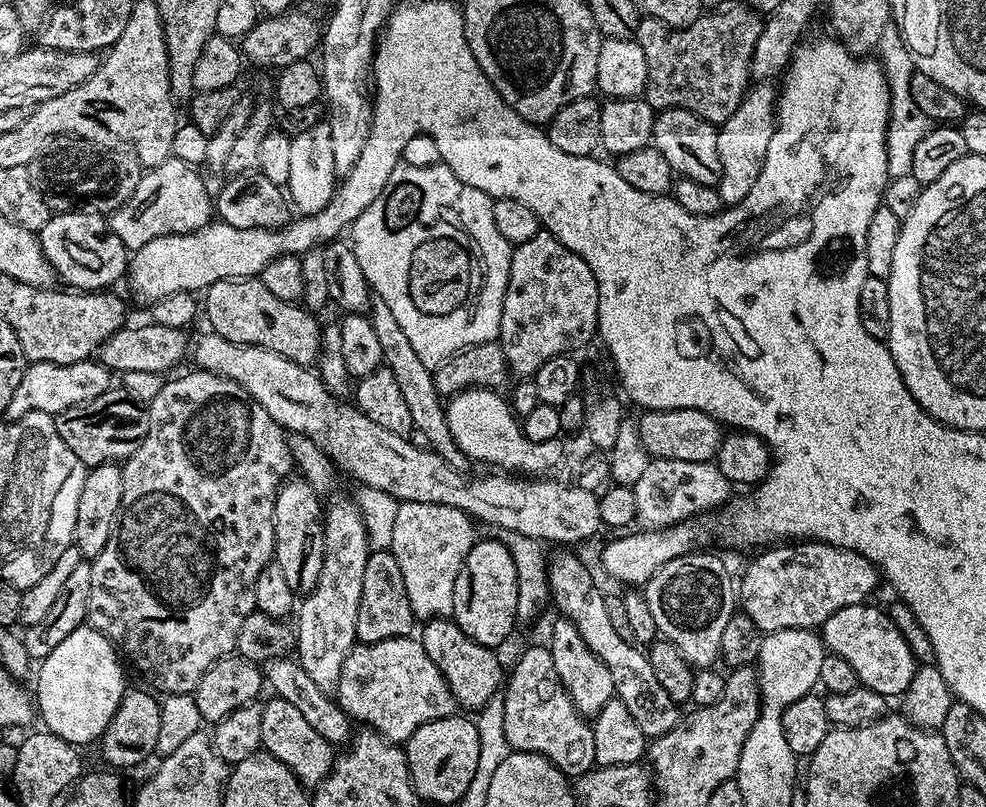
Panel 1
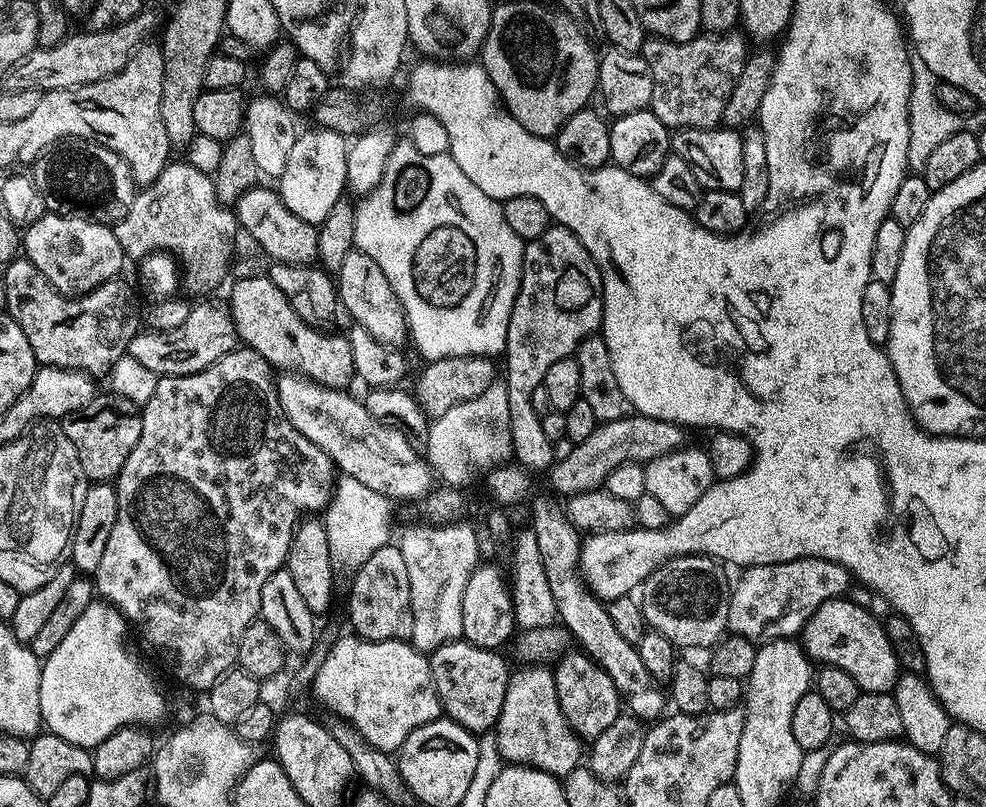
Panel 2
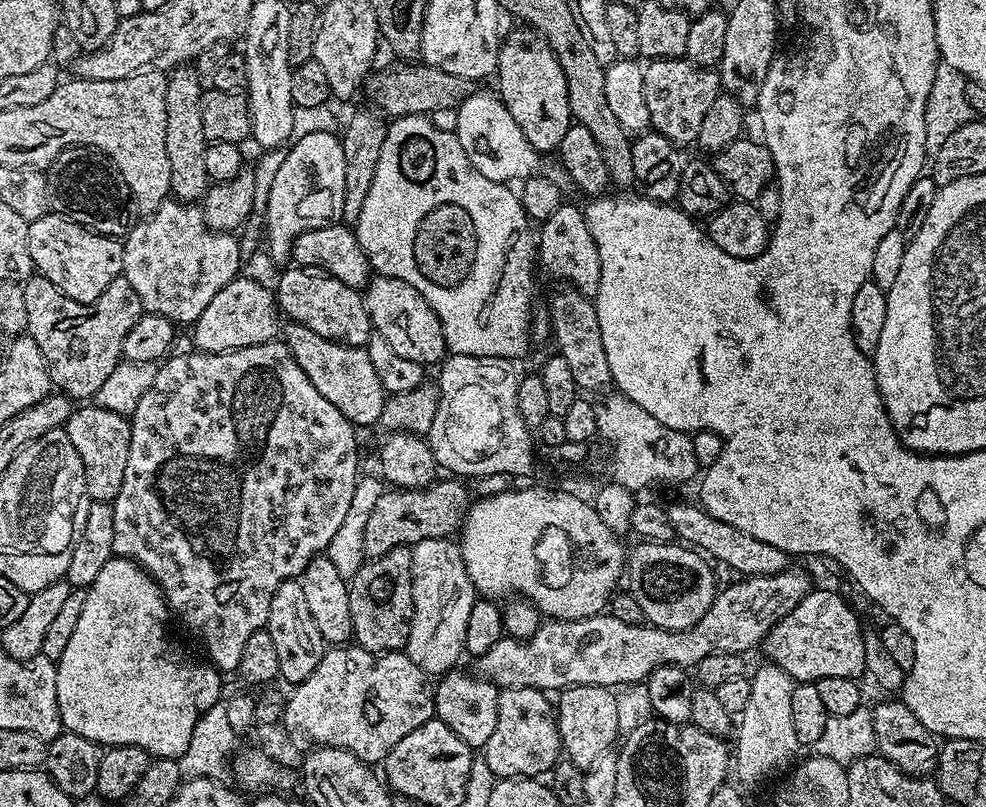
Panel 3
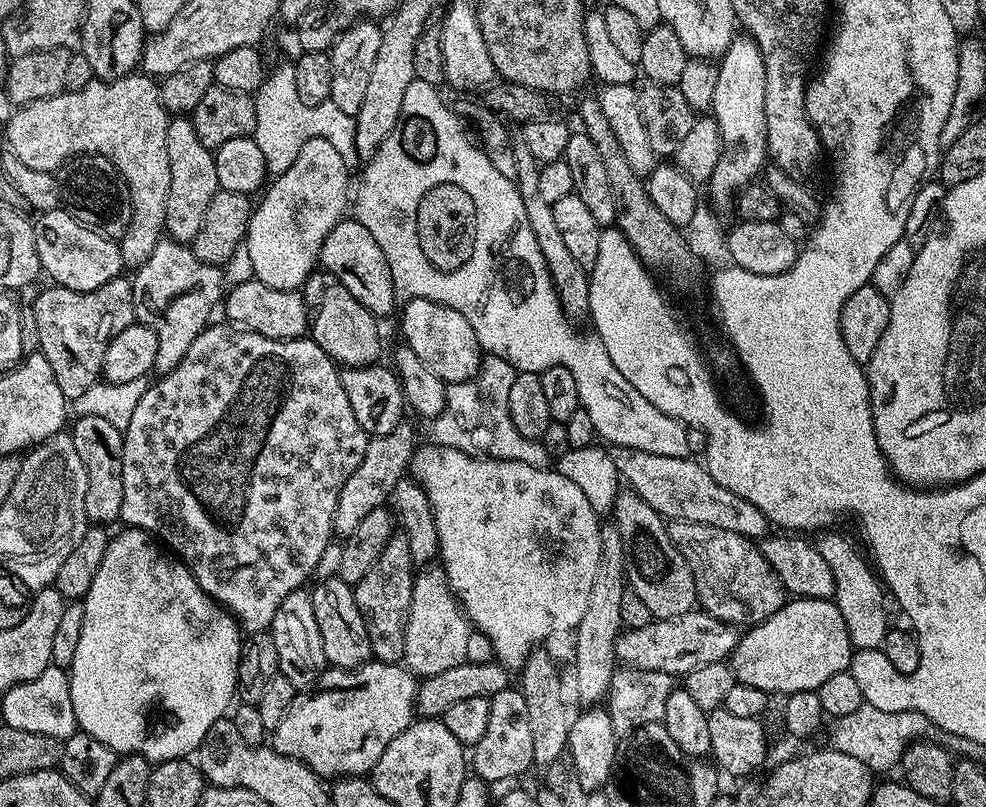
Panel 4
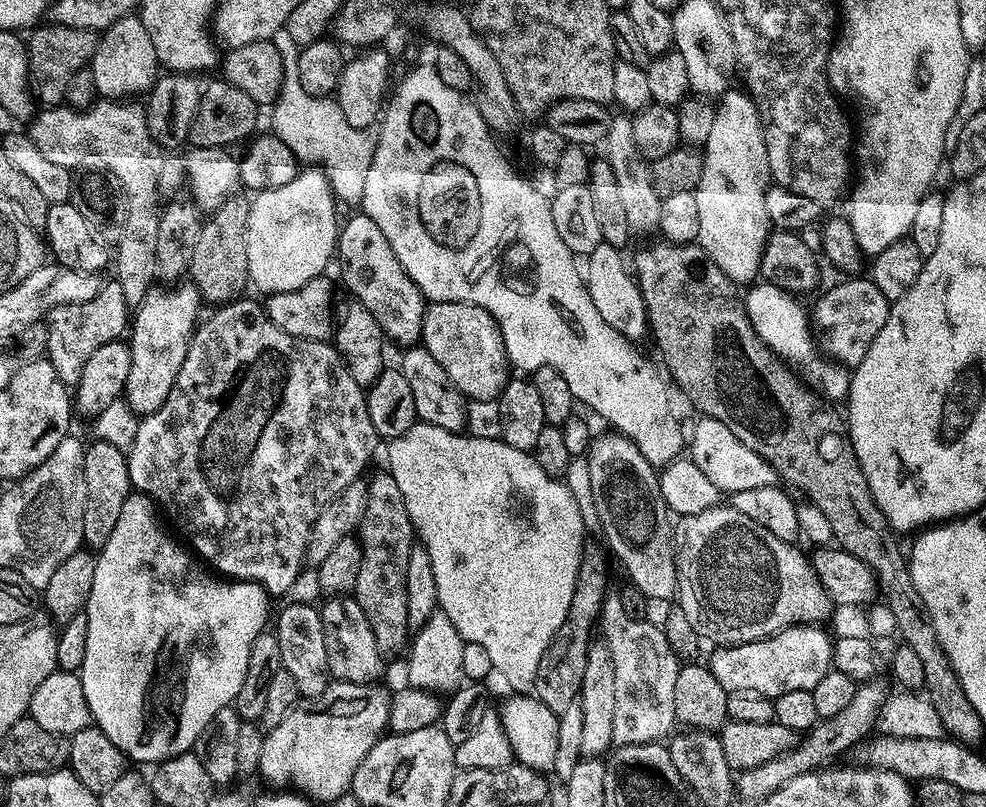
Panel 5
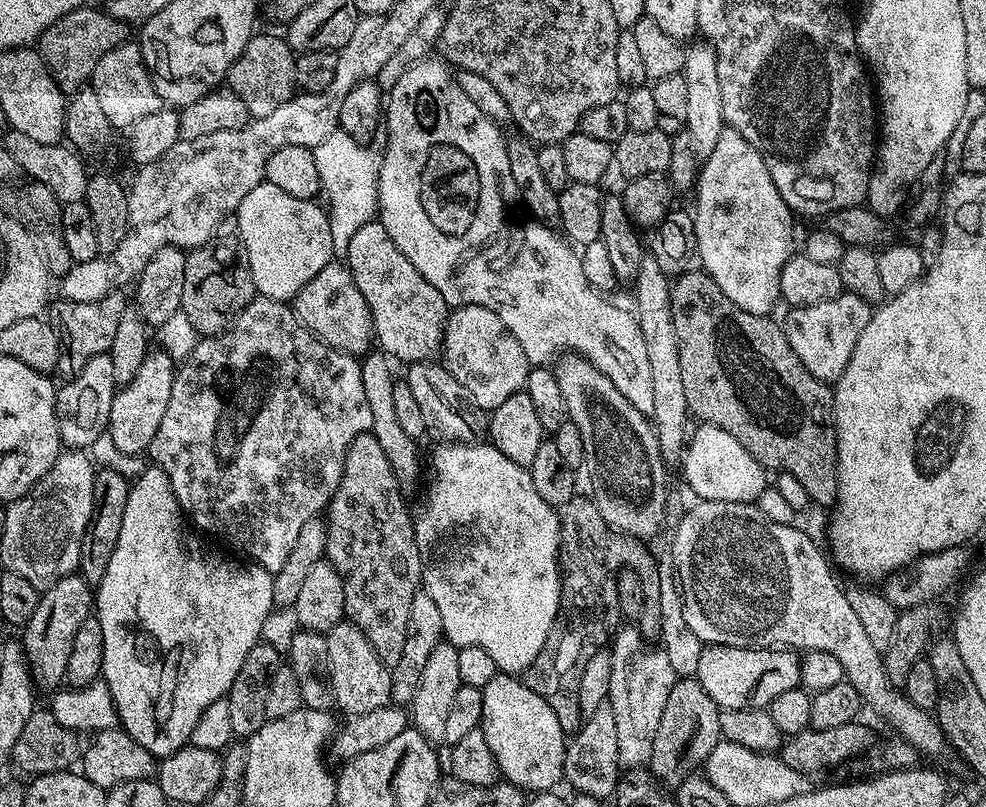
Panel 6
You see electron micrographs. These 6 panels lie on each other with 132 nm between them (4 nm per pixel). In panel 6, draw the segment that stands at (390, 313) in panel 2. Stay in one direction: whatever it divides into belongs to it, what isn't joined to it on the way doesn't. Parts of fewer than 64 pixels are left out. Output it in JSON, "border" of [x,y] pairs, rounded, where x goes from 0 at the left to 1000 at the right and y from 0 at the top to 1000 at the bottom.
{"border":[[[475,377],[461,383],[450,405],[448,450],[455,463],[473,483],[473,488],[483,502],[492,508],[509,503],[517,488],[528,485],[535,471],[537,450],[525,419],[513,409],[509,394],[493,379]]]}

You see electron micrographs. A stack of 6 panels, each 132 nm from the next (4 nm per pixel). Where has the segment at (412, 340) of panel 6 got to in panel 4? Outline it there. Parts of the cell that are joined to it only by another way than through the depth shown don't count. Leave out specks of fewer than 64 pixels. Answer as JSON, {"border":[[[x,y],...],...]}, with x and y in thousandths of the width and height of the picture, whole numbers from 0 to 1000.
{"border":[[[350,270],[341,278],[327,302],[324,326],[332,341],[347,349],[347,354],[351,354],[351,359],[355,359],[355,364],[359,364],[359,369],[363,369],[378,392],[388,394],[401,384],[404,358],[396,340],[391,315],[387,315],[387,305],[379,300],[379,290],[375,290],[367,275]]]}

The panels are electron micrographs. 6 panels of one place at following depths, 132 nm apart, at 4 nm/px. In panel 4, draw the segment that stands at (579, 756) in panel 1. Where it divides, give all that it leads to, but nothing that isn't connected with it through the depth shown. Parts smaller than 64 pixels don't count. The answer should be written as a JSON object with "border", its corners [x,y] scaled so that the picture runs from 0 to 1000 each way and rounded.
{"border":[[[516,850],[497,864],[497,896],[493,898],[493,910],[477,932],[477,952],[492,969],[499,967],[519,967],[541,950],[541,911],[538,907],[538,888],[533,865],[528,854]]]}

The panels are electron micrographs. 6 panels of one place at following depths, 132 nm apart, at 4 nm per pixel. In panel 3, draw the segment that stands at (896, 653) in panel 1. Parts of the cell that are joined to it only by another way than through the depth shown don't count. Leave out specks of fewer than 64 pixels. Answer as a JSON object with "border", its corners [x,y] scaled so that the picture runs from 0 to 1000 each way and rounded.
{"border":[[[825,731],[805,751],[797,766],[793,766],[779,783],[773,796],[773,804],[778,817],[787,827],[792,828],[804,845],[827,845],[834,840],[872,840],[877,836],[878,814],[875,791],[877,779],[872,778],[872,768],[868,758],[848,734],[831,734]]]}

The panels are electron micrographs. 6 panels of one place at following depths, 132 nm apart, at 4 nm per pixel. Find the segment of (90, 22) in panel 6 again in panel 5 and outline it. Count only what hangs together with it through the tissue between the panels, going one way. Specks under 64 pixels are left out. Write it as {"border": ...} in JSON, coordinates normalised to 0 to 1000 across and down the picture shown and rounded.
{"border":[[[56,27],[37,32],[27,46],[28,56],[28,104],[32,109],[33,120],[42,124],[45,131],[61,131],[65,129],[67,102],[79,92],[79,87],[90,83],[97,61],[98,41],[89,40],[86,35],[72,35]]]}

